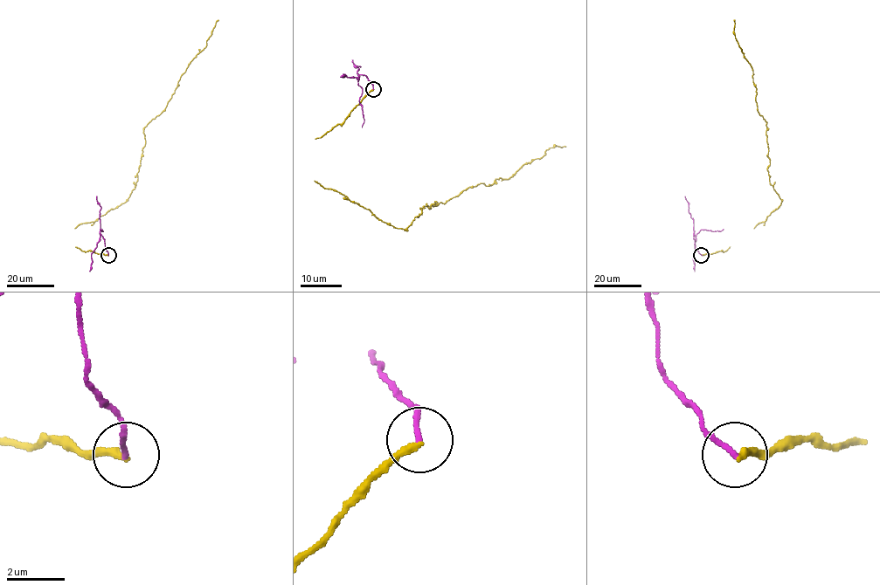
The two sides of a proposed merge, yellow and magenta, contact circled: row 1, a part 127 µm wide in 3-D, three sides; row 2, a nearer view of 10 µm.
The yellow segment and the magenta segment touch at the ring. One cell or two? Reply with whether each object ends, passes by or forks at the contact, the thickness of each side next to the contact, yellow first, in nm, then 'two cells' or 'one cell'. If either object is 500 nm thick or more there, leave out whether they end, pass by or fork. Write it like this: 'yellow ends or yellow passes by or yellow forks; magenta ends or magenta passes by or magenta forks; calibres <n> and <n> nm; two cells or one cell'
yellow ends; magenta ends; calibres 240 and 160 nm; two cells

